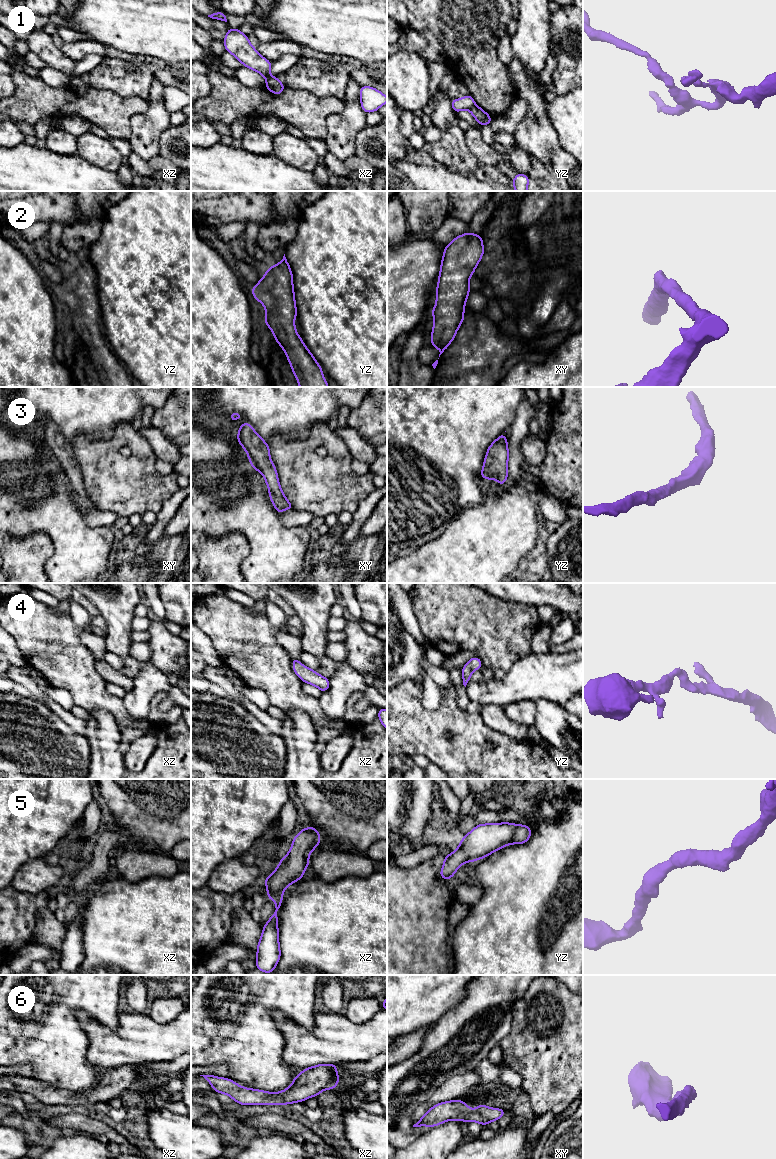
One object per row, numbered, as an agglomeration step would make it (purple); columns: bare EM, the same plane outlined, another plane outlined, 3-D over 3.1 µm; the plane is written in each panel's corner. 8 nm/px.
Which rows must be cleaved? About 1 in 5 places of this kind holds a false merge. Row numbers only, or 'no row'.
1

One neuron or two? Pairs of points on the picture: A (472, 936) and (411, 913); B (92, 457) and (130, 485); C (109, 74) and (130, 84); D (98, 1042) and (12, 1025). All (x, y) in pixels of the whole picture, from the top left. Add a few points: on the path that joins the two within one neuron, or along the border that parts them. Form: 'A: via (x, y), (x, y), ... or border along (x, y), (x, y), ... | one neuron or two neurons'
A: border along (451, 929), (449, 947) | two neurons
B: via (101, 463), (121, 483) | one neuron
C: via (114, 76), (125, 84) | one neuron
D: border along (77, 1019), (88, 1038), (86, 1058), (91, 1063) | two neurons

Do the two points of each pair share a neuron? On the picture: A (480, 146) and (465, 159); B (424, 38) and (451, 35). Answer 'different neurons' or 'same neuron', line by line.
A: different neurons
B: different neurons

